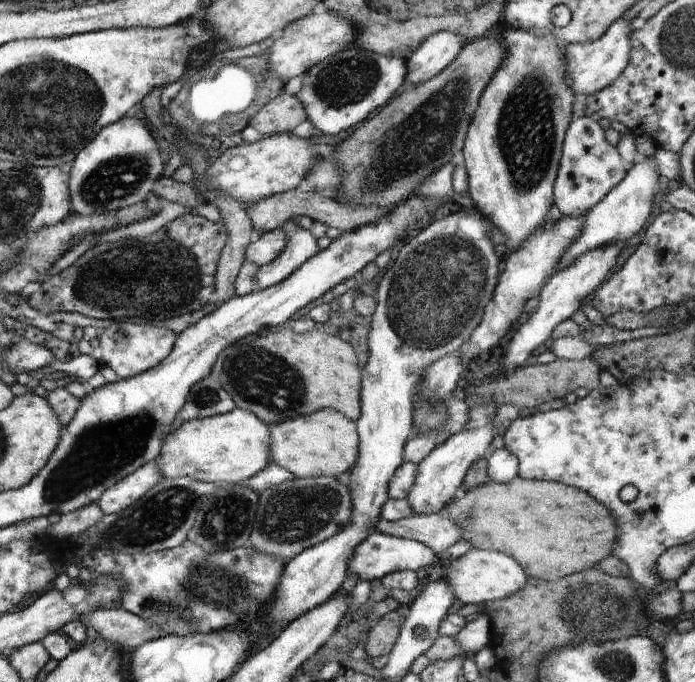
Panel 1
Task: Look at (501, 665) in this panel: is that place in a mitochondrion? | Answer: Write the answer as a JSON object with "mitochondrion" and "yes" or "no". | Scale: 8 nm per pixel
{"mitochondrion":"no"}

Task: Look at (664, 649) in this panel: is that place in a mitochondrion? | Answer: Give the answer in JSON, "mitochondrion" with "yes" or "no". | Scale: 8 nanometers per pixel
{"mitochondrion":"no"}

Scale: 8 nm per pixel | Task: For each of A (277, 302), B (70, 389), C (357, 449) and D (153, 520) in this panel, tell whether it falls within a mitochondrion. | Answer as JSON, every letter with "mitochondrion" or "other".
{"A":"other","B":"other","C":"other","D":"mitochondrion"}

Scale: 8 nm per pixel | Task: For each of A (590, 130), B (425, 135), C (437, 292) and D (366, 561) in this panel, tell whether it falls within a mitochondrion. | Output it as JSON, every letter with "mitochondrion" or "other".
{"A":"other","B":"mitochondrion","C":"mitochondrion","D":"other"}

